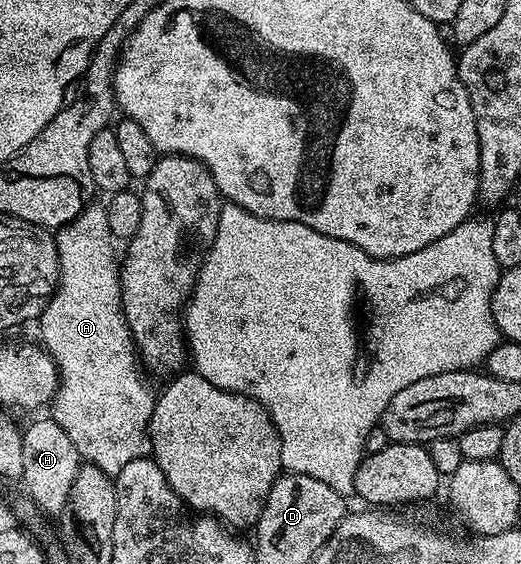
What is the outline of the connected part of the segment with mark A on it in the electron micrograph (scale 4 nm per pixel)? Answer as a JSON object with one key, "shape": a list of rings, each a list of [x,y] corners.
{"shape":[[[97,201],[90,202],[67,225],[56,228],[55,240],[59,255],[57,287],[39,320],[40,342],[57,366],[57,391],[53,394],[51,417],[59,429],[71,437],[71,445],[75,445],[84,462],[116,477],[123,465],[150,454],[149,422],[155,402],[155,391],[145,384],[141,376],[139,356],[129,334],[125,310],[121,307],[119,247],[111,233],[111,225],[107,225],[104,206]]]}

